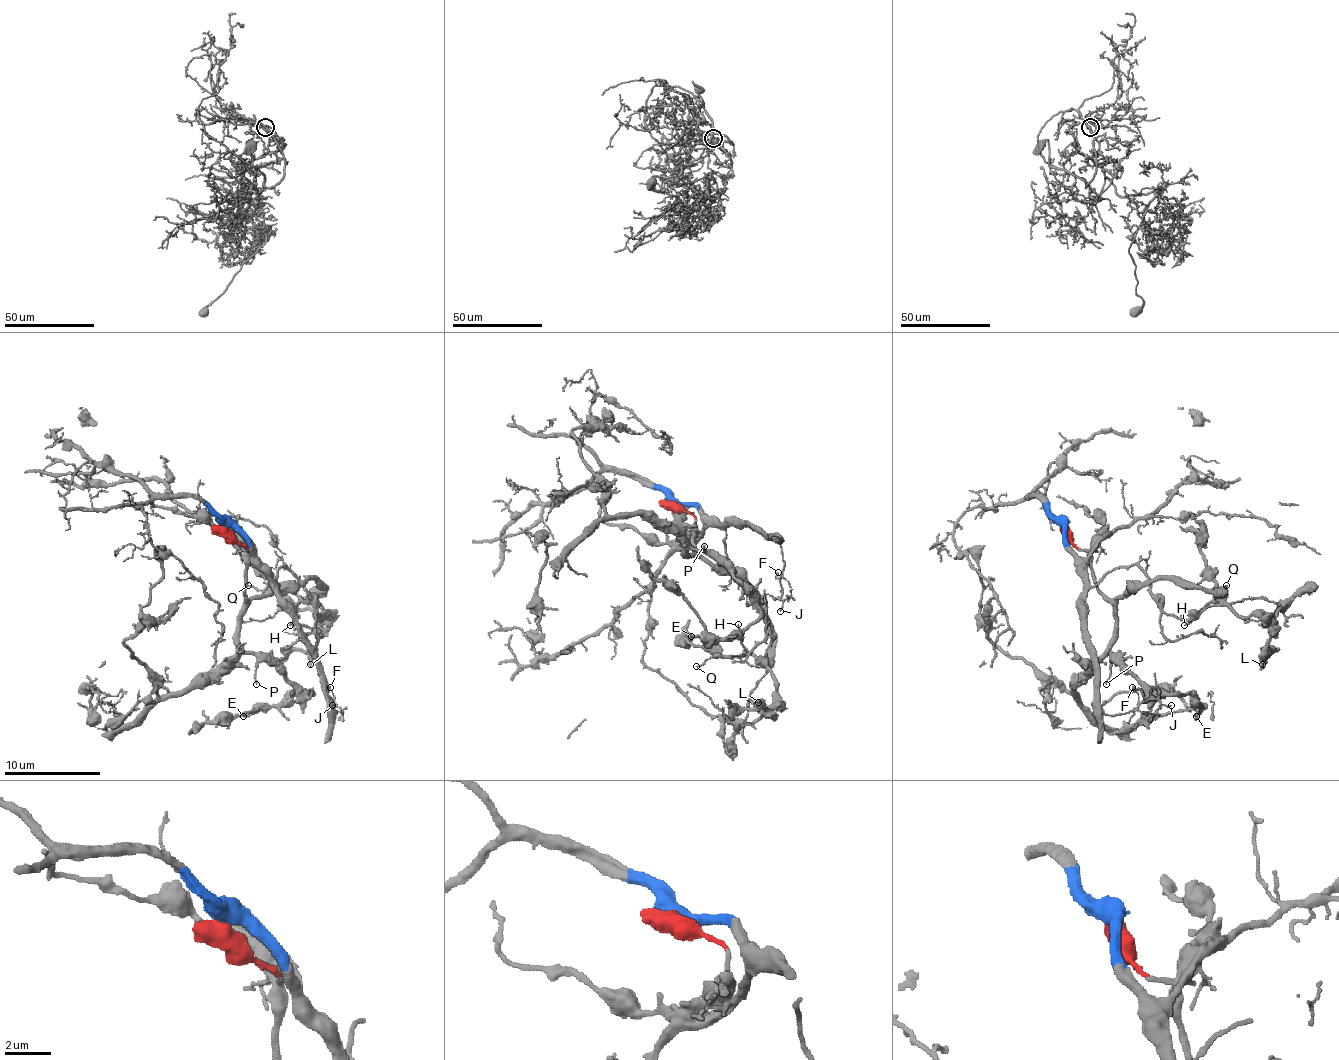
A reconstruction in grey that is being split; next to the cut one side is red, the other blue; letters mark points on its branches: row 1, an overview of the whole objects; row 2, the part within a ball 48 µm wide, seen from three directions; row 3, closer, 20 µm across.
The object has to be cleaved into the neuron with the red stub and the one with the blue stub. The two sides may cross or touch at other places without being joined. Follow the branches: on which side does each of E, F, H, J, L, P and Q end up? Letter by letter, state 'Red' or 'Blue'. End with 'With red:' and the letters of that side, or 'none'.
E: Red
F: Blue
H: Red
J: Blue
L: Red
P: Red
Q: Red
With red: E, H, L, P, Q

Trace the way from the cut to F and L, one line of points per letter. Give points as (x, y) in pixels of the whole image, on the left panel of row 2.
F: (223, 526), (230, 526), (245, 540), (278, 605), (293, 619), (314, 660), (327, 706), (334, 716), (329, 687)
L: (223, 526), (247, 547), (247, 598), (293, 591), (305, 579), (324, 588), (317, 603), (327, 615), (310, 665)

